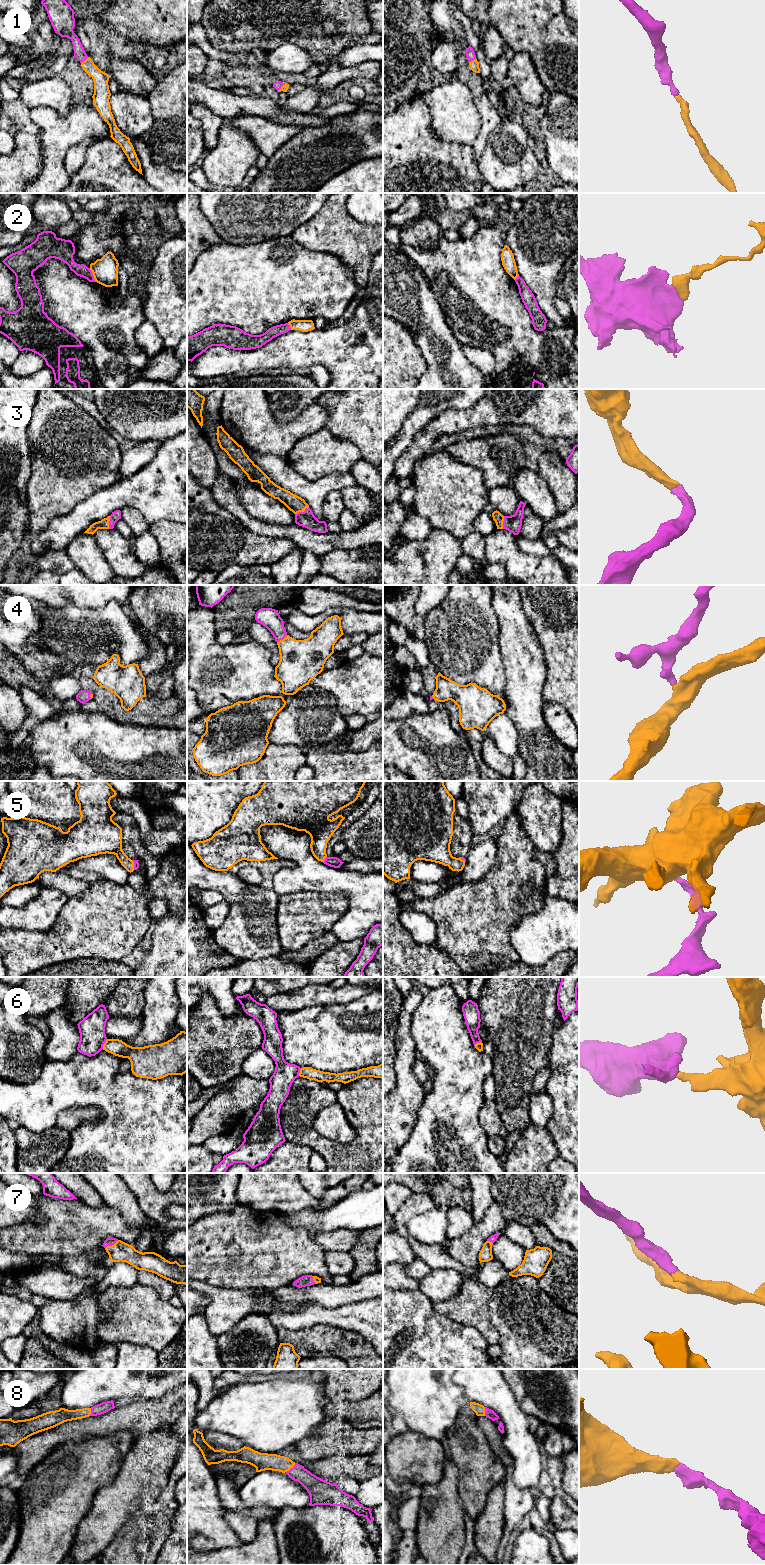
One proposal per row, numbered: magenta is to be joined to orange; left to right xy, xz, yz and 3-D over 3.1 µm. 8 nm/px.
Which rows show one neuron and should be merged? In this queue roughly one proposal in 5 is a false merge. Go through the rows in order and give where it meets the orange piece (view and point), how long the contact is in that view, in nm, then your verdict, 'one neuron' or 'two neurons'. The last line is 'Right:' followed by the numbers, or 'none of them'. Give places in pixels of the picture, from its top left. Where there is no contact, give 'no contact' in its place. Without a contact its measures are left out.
1: xy (85, 60) | 80 nm | one neuron
2: xy (93, 275) | 130 nm | two neurons
3: xz (301, 511) | 130 nm | one neuron
4: xz (283, 639) | 110 nm | one neuron
5: xz (324, 859) | 60 nm | one neuron
6: xy (104, 1044) | 90 nm | two neurons
7: xy (112, 1245) | 130 nm | one neuron
8: xz (291, 1467) | 110 nm | one neuron
Right: 1, 3, 4, 5, 7, 8

